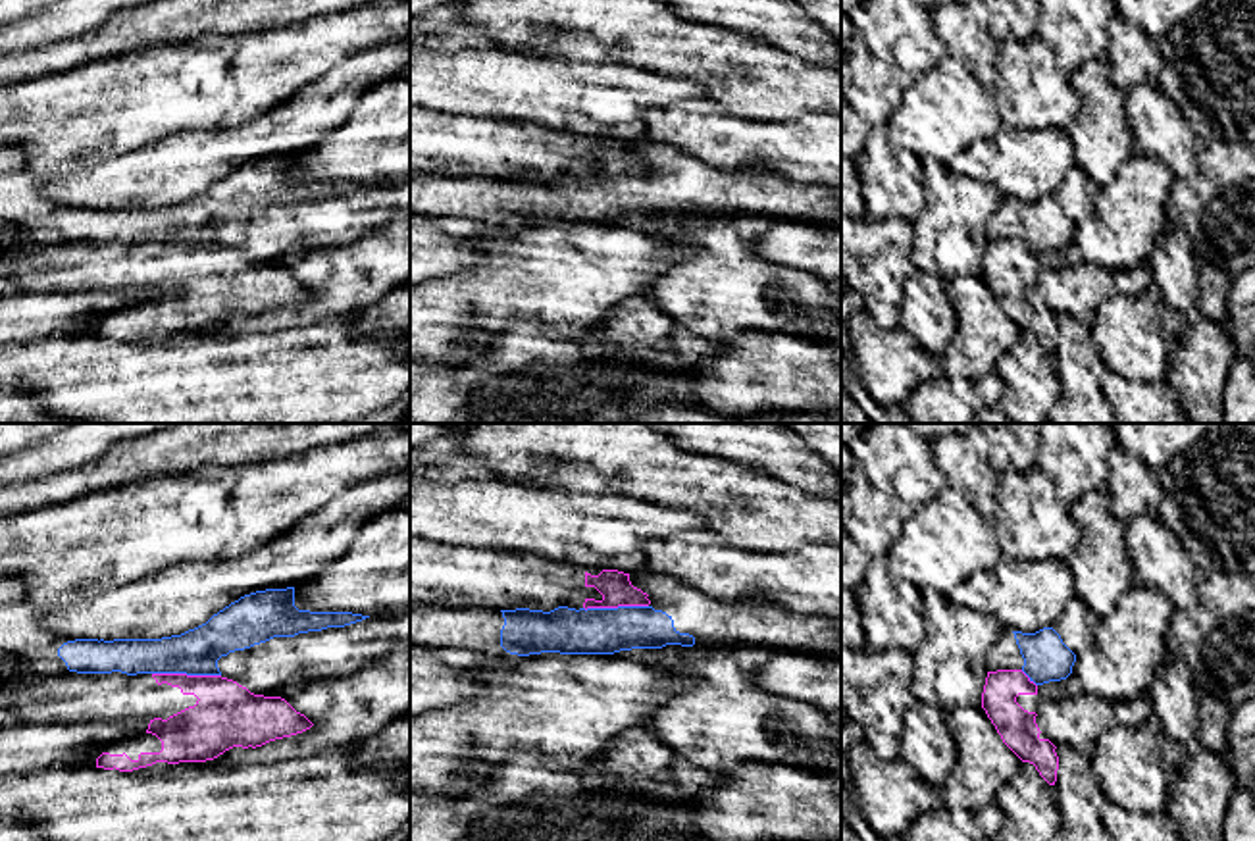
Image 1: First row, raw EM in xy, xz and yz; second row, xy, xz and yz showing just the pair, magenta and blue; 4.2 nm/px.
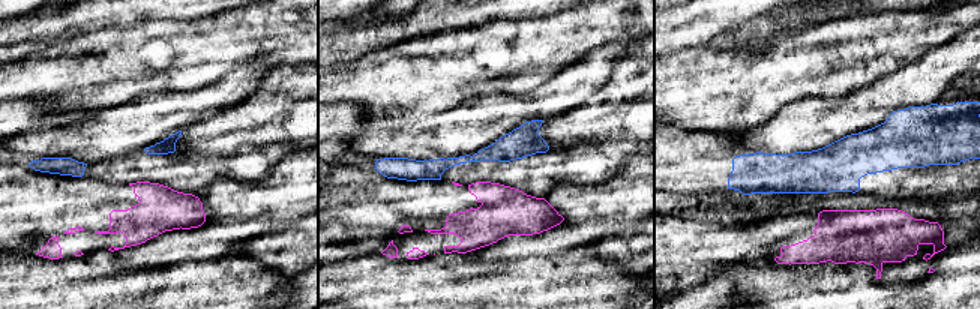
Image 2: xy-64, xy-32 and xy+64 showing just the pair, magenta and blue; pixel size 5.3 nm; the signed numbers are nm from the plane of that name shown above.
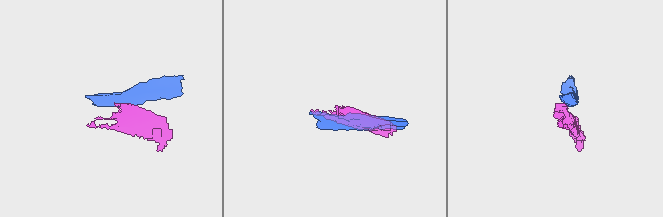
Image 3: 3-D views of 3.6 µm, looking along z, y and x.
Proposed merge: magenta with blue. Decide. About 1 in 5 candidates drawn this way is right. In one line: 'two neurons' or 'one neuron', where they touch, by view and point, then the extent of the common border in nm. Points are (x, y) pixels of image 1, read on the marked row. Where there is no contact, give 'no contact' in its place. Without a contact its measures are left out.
two neurons; contact xy (185, 674); length 280 nm

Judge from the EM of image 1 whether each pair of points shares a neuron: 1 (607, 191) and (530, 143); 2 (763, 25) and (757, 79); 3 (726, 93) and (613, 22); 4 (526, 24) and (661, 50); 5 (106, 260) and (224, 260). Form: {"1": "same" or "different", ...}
{"1": "different", "2": "different", "3": "same", "4": "same", "5": "same"}

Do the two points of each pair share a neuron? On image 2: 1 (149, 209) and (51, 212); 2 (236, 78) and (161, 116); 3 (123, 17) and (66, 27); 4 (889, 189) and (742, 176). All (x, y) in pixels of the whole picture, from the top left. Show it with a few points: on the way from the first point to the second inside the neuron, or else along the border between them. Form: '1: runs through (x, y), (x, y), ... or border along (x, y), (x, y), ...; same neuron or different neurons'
1: runs through (125, 209), (75, 209); same neuron
2: runs through (218, 96), (200, 105), (179, 110); same neuron
3: runs through (110, 17), (80, 17); same neuron
4: runs through (853, 173), (778, 173); same neuron

